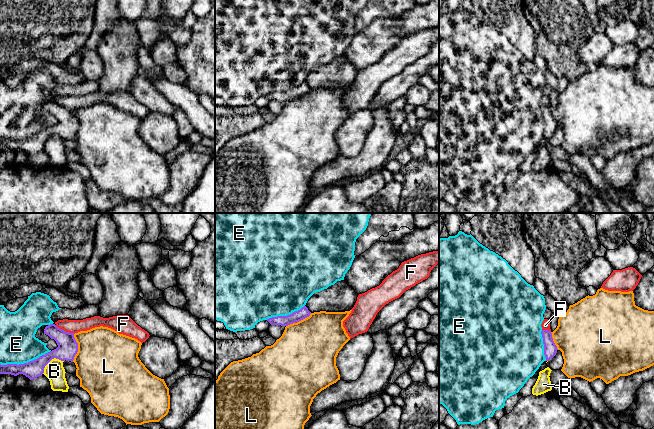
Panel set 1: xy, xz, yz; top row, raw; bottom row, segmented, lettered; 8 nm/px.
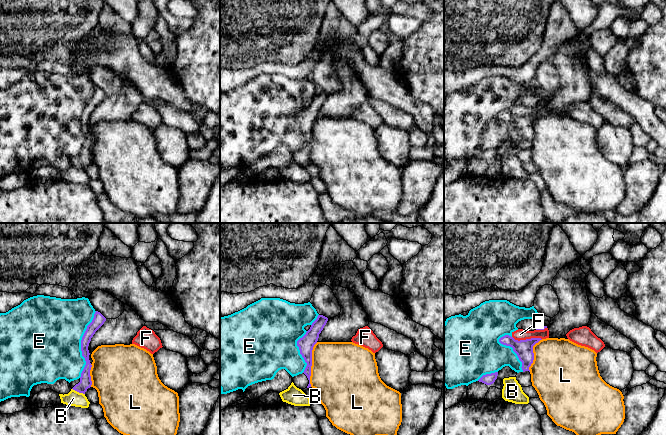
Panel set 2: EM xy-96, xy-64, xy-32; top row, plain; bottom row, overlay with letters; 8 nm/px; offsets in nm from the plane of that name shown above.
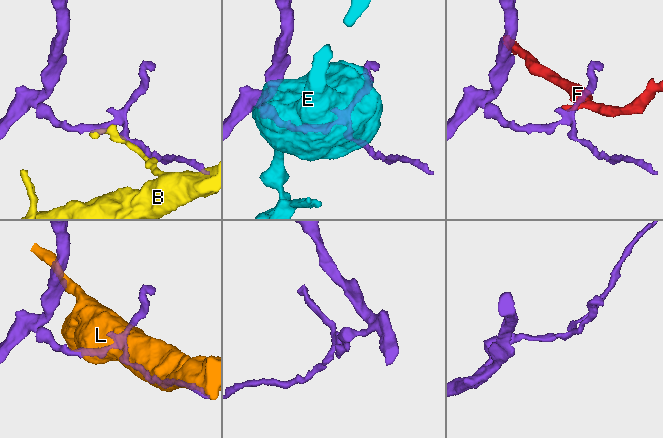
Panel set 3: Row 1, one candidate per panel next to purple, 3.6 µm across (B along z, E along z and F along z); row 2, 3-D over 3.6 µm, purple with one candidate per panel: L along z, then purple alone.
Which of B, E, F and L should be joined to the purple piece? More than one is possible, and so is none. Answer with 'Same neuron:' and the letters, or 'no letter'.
Same neuron: no letter

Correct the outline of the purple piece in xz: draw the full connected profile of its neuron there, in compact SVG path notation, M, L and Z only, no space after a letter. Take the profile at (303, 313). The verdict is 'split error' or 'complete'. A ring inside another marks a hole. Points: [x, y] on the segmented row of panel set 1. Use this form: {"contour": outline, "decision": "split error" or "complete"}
{"contour": "M306 306L302 307L300 310L293 312L287 316L277 316L267 319L267 321L271 325L281 325L281 326L288 326L295 322L299 322L307 317L309 317L311 312L308 310Z", "decision": "complete"}

